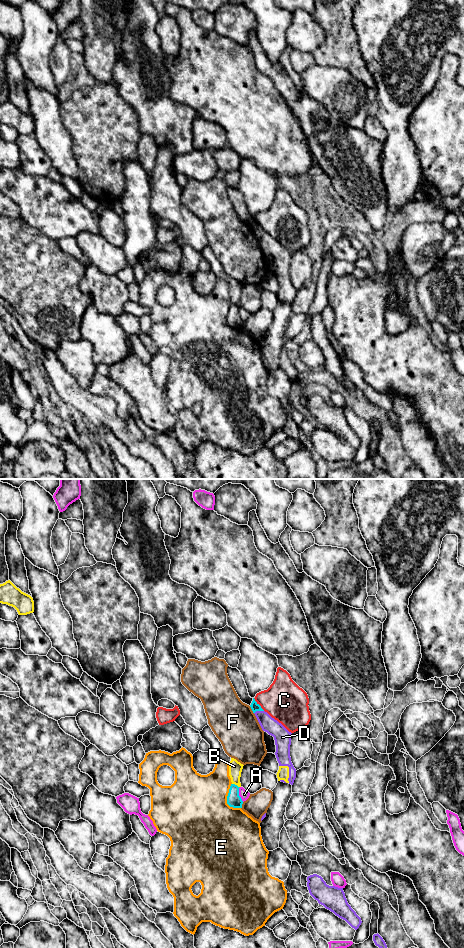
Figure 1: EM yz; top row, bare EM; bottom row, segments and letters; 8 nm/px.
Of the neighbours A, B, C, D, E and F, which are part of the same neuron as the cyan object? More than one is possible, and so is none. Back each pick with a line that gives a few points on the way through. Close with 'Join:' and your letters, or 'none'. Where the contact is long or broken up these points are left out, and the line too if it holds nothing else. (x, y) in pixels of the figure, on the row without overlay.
Join: none

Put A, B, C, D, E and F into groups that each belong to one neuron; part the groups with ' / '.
A / B D / C / E / F

